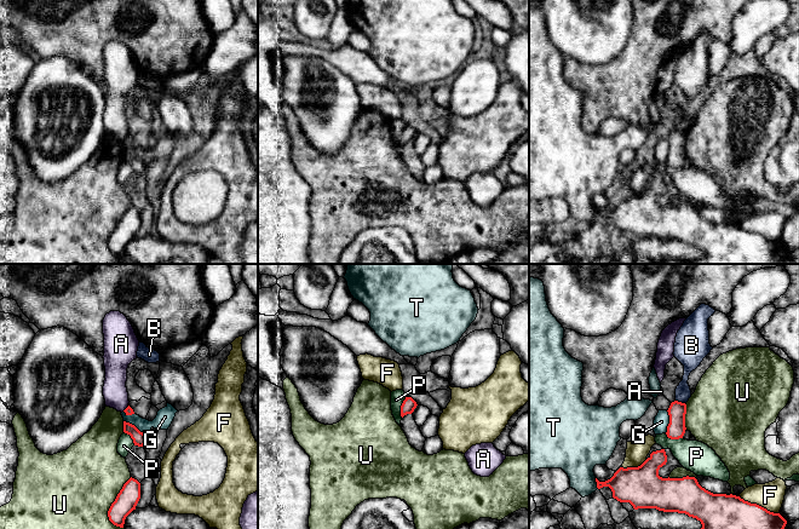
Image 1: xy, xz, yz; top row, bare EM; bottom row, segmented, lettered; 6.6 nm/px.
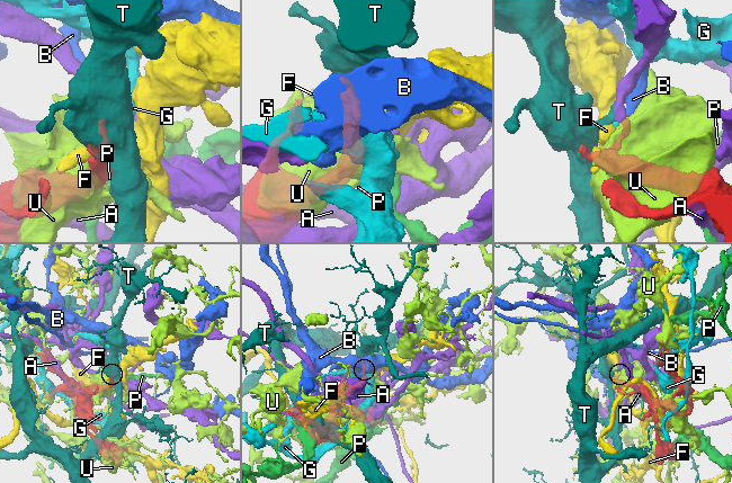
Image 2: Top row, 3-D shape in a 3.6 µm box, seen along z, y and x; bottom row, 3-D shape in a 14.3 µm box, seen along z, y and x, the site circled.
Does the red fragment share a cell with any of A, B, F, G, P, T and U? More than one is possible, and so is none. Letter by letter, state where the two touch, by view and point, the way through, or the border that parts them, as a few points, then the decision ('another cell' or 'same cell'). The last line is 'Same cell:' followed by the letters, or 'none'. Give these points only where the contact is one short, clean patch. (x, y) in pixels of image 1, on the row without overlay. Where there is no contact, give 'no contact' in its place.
A: xy (126, 137) | another cell
B: yz (680, 131) | along yz (676, 128), (684, 132) | another cell
F: yz (758, 234) | another cell
G: yz (670, 150) | another cell
P: xz (401, 136) | another cell
T: yz (597, 212) | along yz (595, 207), (598, 217) | another cell
U: xy (111, 233) | another cell
Same cell: none

